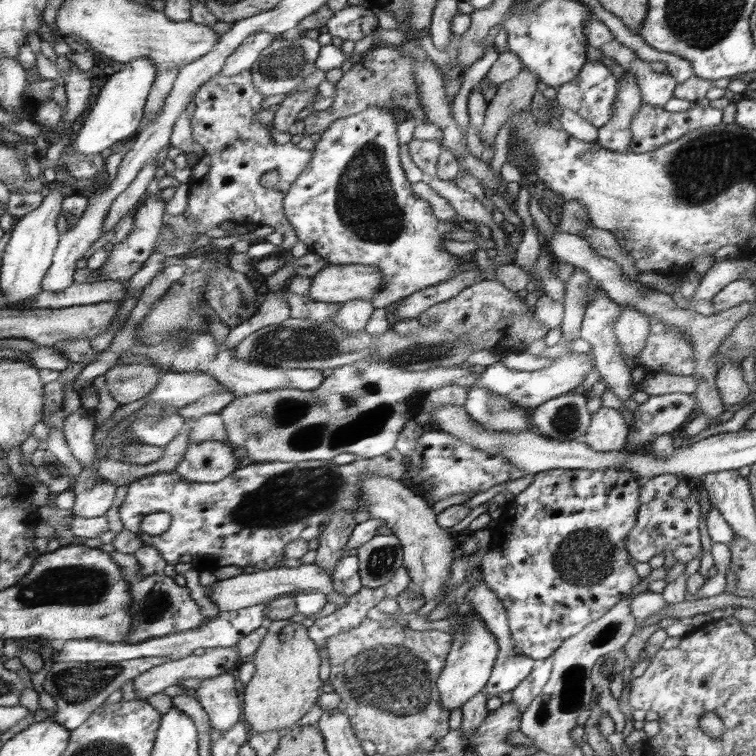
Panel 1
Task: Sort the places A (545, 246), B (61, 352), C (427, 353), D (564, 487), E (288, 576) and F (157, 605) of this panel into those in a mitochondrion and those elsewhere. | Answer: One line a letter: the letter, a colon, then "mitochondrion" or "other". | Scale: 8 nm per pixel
A: other
B: other
C: mitochondrion
D: other
E: other
F: mitochondrion

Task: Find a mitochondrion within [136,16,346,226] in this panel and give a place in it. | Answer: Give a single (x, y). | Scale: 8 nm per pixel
(285, 62)

